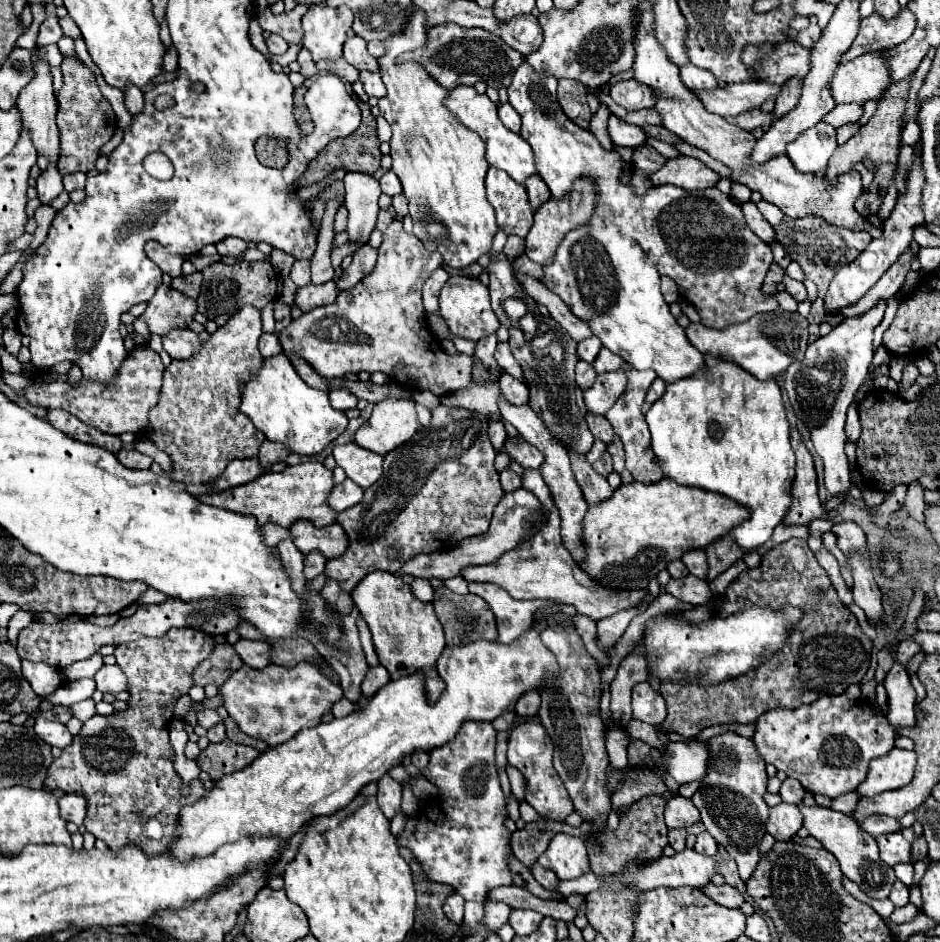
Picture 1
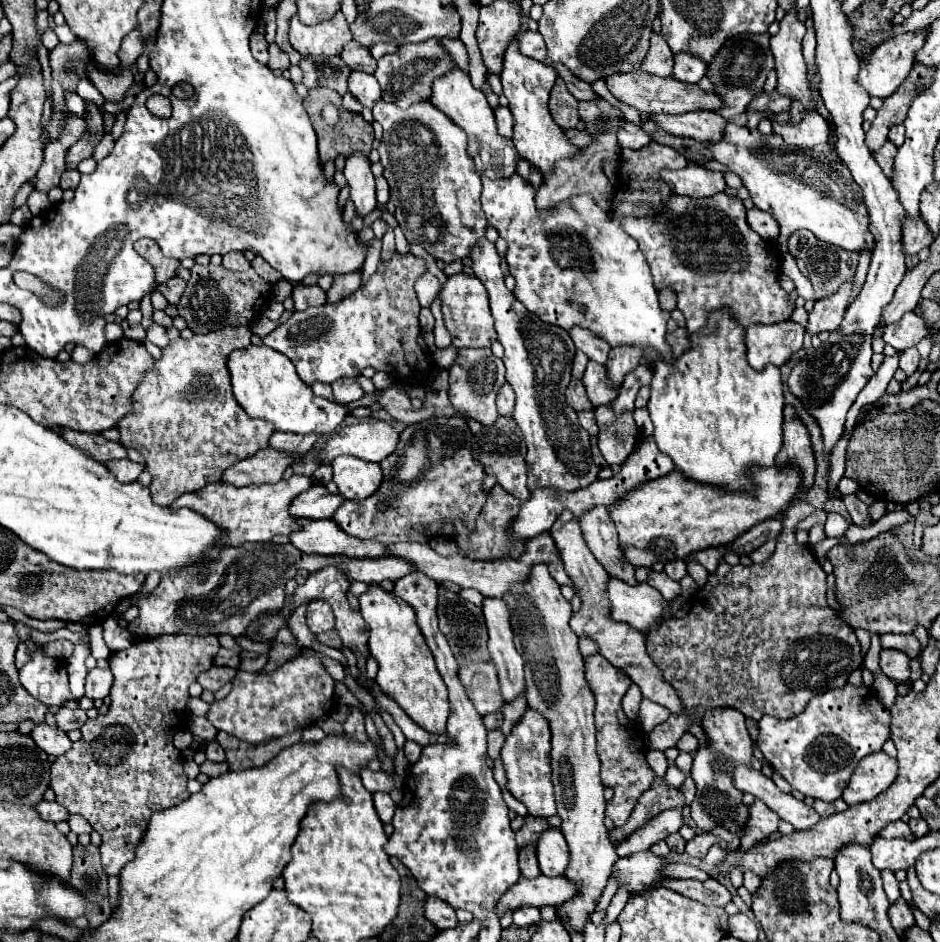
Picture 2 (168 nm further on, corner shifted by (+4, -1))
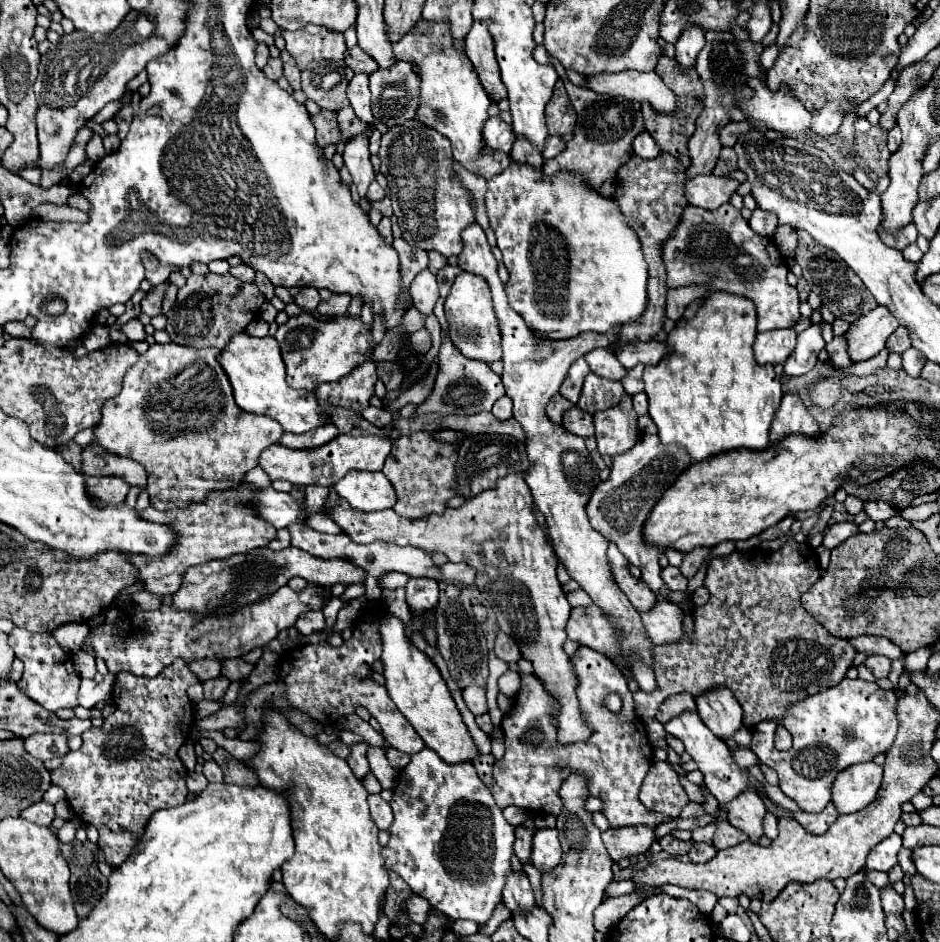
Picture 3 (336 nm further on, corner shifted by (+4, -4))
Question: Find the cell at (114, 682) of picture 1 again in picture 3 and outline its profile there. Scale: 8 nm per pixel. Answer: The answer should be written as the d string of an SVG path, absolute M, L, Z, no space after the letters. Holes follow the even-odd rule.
M110 671L104 675L102 683L96 683L94 679L82 679L80 691L78 691L78 703L82 707L92 709L96 703L108 701L112 687L114 687L114 679L116 679L116 675L110 673Z

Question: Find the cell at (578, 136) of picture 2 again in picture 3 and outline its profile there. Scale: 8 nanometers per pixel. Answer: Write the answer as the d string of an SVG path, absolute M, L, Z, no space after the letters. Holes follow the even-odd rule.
M548 137L546 139L546 147L544 147L544 153L542 157L544 159L550 159L550 157L556 157L560 151L566 149L566 143L560 139L560 137Z

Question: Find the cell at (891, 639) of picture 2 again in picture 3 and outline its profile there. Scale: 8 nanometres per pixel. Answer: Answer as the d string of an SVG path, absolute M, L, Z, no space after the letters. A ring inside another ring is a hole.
M854 637L850 639L850 645L866 655L884 655L890 659L904 657L904 651L886 637Z

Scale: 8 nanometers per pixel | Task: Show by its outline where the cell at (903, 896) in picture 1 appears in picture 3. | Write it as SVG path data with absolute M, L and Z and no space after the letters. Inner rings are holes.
M866 869L866 875L870 877L870 881L872 881L878 889L886 889L886 887L890 887L888 873L882 873L882 871L870 871L870 869Z

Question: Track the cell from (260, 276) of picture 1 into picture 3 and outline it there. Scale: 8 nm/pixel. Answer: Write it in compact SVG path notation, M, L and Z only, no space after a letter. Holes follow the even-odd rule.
M230 273L190 275L186 285L178 289L178 299L172 311L166 315L166 331L170 333L170 339L178 345L224 349L232 335L242 333L250 321L260 317L260 307L264 301L266 299L256 283L238 281Z

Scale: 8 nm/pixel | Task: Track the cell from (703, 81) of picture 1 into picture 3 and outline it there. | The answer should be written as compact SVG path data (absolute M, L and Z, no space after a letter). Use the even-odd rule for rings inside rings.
M698 27L686 29L676 43L676 61L682 69L692 69L696 65L696 57L704 45L704 31Z

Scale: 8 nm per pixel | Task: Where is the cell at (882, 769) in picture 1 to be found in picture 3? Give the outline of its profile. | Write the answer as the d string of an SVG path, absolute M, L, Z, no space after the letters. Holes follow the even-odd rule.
M874 761L852 765L836 777L832 789L832 803L838 813L854 813L876 799L882 785L882 767Z

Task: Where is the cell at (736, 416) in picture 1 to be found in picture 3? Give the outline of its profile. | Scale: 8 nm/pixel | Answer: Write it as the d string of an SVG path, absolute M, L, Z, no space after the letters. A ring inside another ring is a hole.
M714 293L698 309L694 321L678 321L676 329L668 335L670 353L658 365L644 369L644 385L650 403L650 417L658 427L658 437L664 445L678 445L686 449L692 461L704 461L734 449L768 449L770 425L782 401L782 385L772 365L758 365L754 361L752 343L756 337L754 305L730 293Z

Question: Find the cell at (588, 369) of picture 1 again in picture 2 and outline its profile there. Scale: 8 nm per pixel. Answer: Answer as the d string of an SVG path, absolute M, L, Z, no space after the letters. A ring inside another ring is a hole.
M572 380L566 388L566 404L570 408L574 408L576 412L580 410L594 410L590 400L586 398L586 390L584 390L584 384L580 380Z

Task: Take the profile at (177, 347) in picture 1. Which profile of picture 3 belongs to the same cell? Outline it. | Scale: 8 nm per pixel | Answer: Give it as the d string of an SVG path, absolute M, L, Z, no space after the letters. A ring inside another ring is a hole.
M132 319L132 321L128 321L126 325L122 325L122 331L126 333L126 337L128 337L130 341L142 341L142 339L146 339L144 325L142 325L138 319Z

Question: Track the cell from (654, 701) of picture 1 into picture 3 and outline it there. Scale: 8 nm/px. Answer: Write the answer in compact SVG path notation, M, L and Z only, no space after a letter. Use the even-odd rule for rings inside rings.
M686 695L668 697L668 699L662 703L656 719L664 725L664 723L668 723L672 717L676 717L676 713L680 713L682 709L696 709L694 699L692 699L692 697L686 697Z

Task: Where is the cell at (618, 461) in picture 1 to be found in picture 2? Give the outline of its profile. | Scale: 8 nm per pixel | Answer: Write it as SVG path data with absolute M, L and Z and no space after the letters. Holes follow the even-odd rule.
M598 406L594 412L600 428L598 448L602 456L610 466L622 464L638 442L638 428L632 420L632 412L616 416L612 406Z

